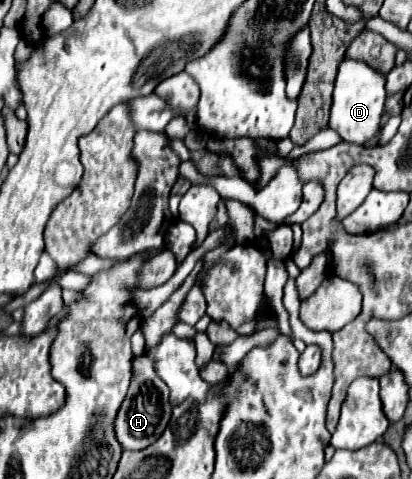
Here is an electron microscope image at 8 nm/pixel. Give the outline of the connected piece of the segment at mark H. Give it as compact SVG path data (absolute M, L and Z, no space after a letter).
M142 355L136 357L132 363L132 383L128 387L128 395L124 397L124 403L120 405L120 411L116 413L116 439L124 449L144 449L150 443L154 443L162 431L166 429L170 421L170 403L168 403L168 387L166 383L156 375L154 363L150 357Z

